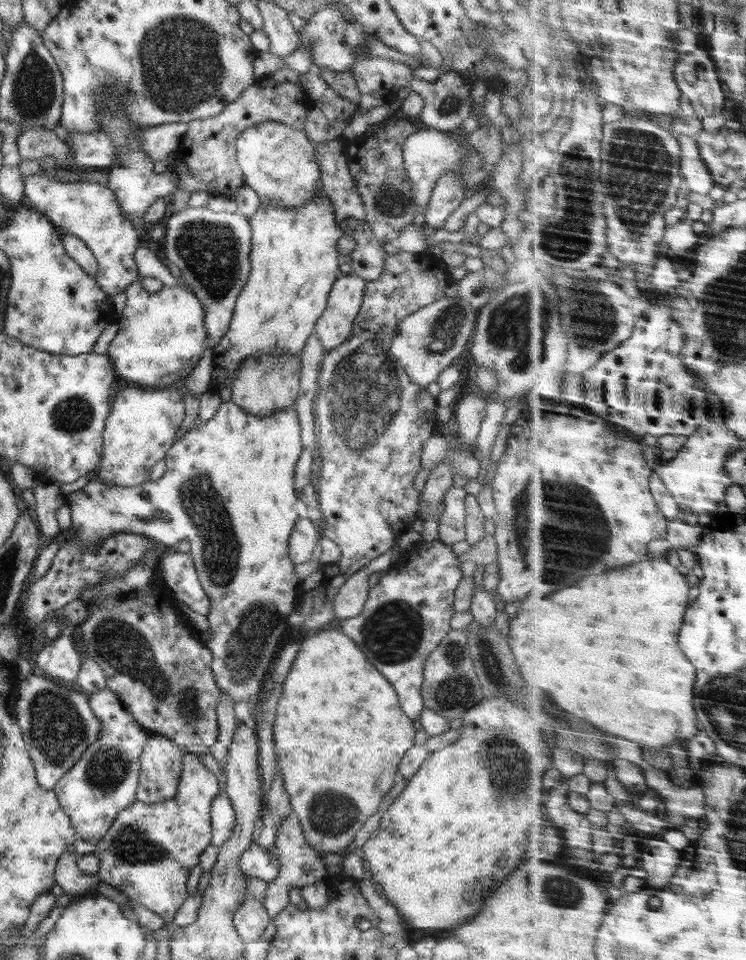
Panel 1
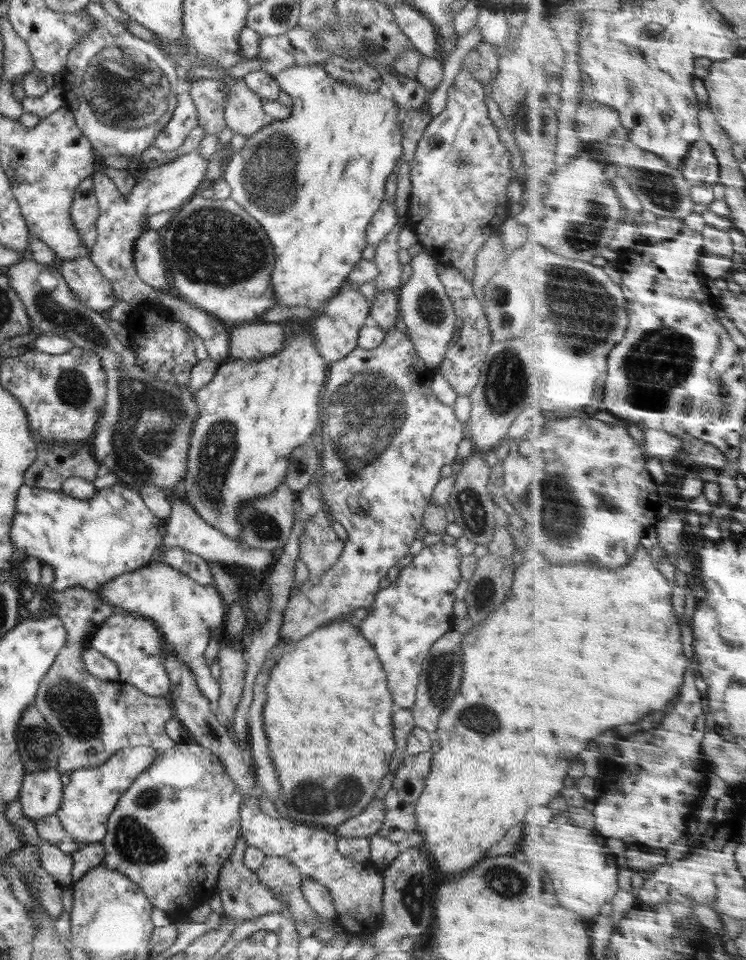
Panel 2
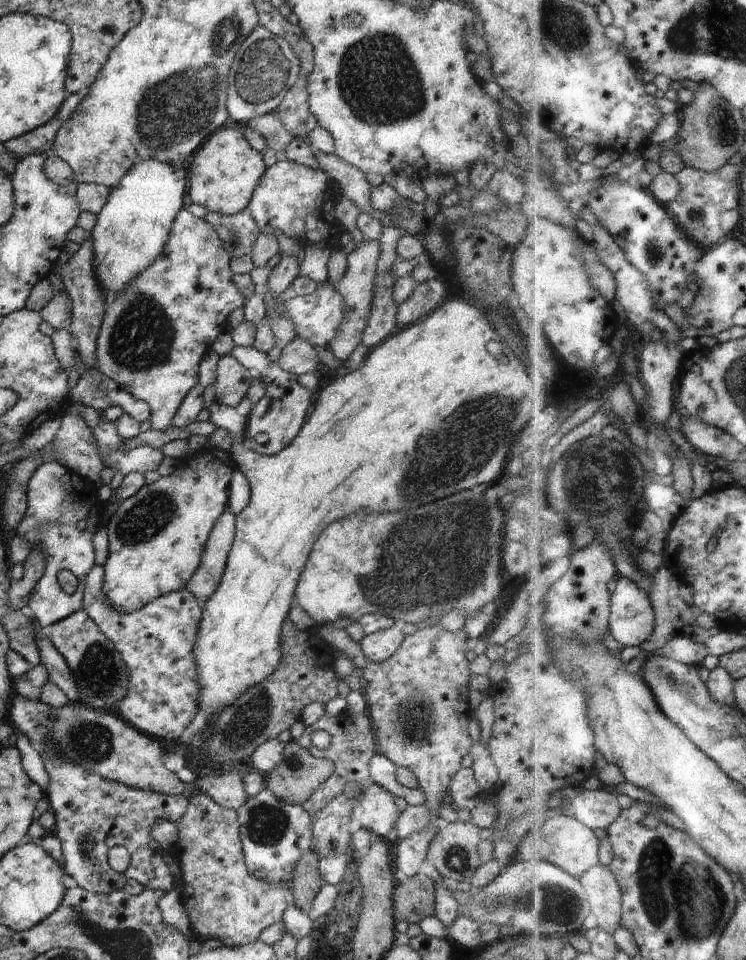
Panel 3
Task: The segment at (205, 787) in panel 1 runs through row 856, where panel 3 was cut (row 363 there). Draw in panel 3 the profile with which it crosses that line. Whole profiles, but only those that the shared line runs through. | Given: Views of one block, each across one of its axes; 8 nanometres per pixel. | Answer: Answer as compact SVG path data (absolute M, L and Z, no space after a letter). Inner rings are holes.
M183 207L172 222L164 250L148 268L144 268L122 292L106 295L104 320L96 344L96 369L118 387L150 408L153 430L164 432L171 427L182 400L199 383L200 364L220 334L228 330L228 316L244 307L244 295L232 282L232 254L224 246L214 228L204 218L197 218Z

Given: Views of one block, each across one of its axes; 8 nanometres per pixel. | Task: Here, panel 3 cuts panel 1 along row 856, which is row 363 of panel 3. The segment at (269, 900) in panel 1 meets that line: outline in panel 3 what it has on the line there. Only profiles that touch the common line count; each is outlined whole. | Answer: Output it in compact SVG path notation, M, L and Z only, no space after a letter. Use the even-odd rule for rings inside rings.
M298 337L284 346L277 362L284 372L290 372L297 377L315 373L321 363L319 349L312 347L304 338Z

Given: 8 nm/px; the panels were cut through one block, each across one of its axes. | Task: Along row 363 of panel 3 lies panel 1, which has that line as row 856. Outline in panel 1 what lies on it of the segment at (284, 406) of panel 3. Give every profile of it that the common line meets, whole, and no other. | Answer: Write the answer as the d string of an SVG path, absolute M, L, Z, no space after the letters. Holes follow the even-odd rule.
M248 848L239 857L238 868L240 872L246 876L246 879L260 878L267 883L278 877L280 871L280 862L277 860L276 854L270 855L254 848Z

